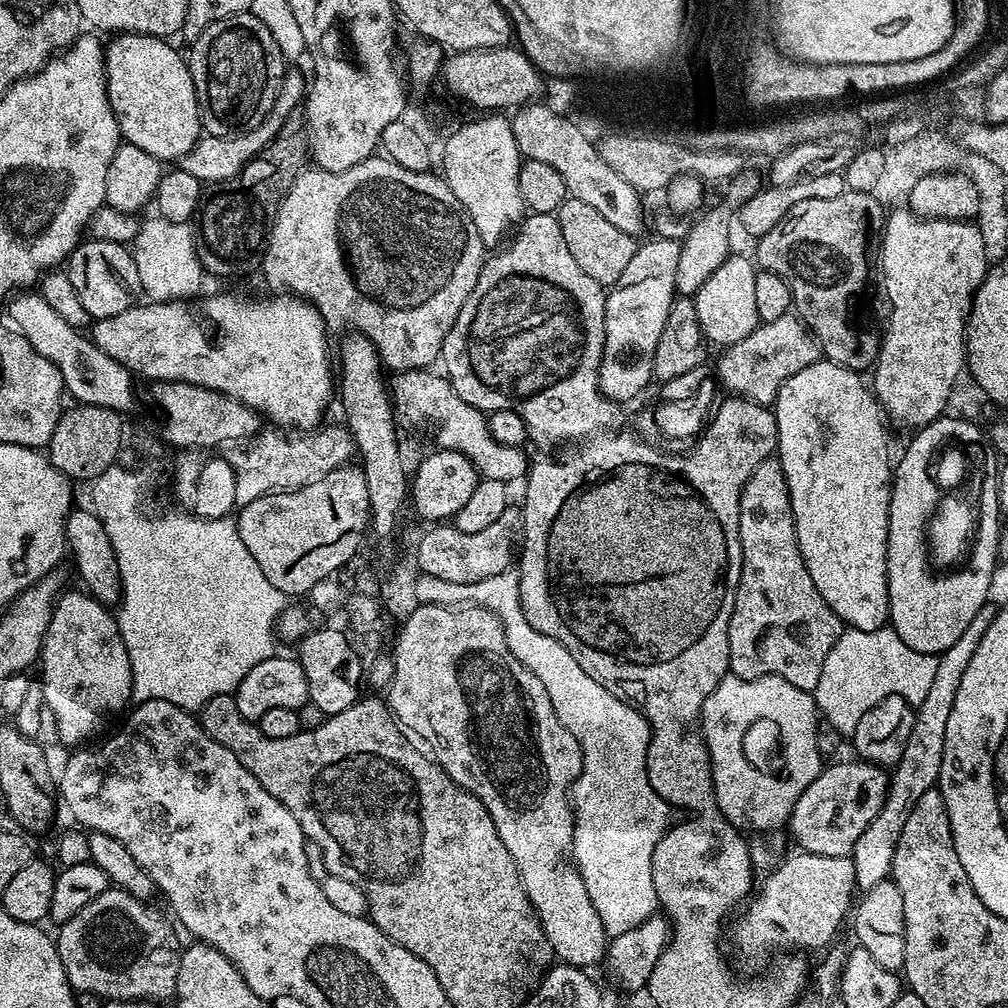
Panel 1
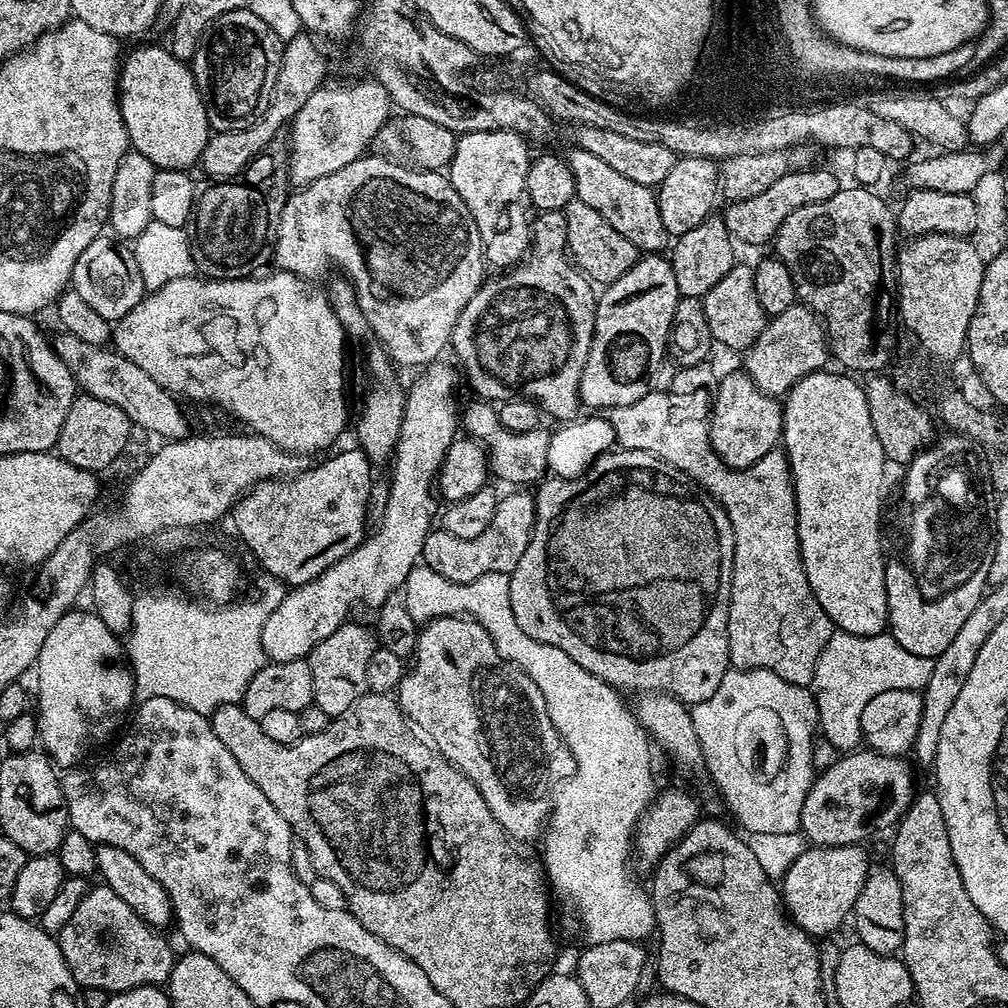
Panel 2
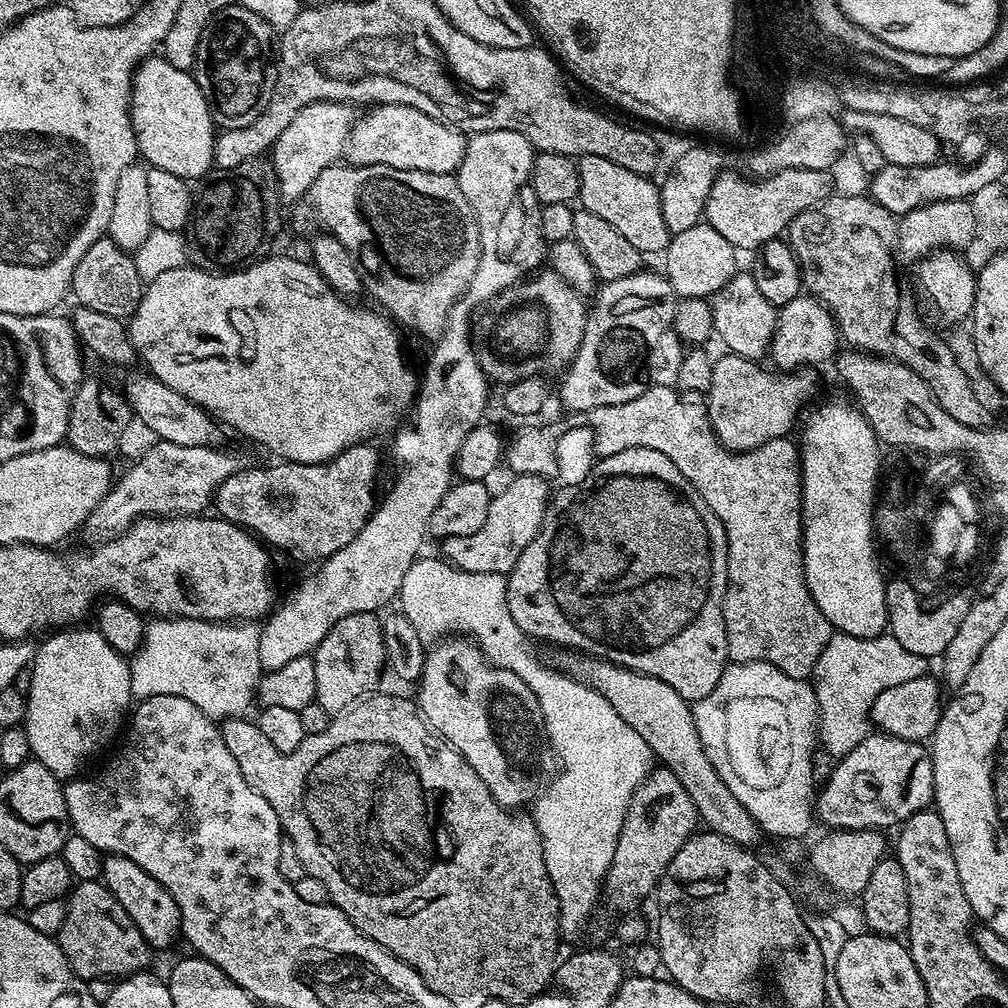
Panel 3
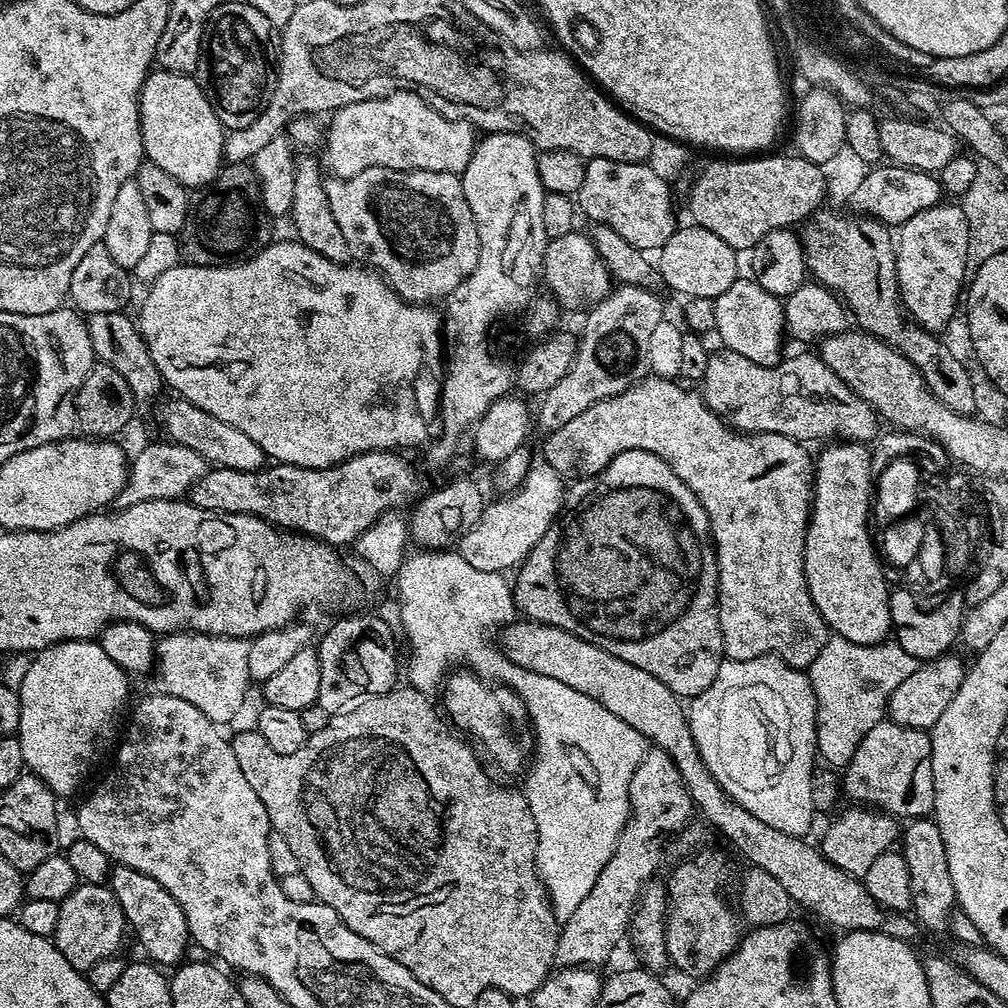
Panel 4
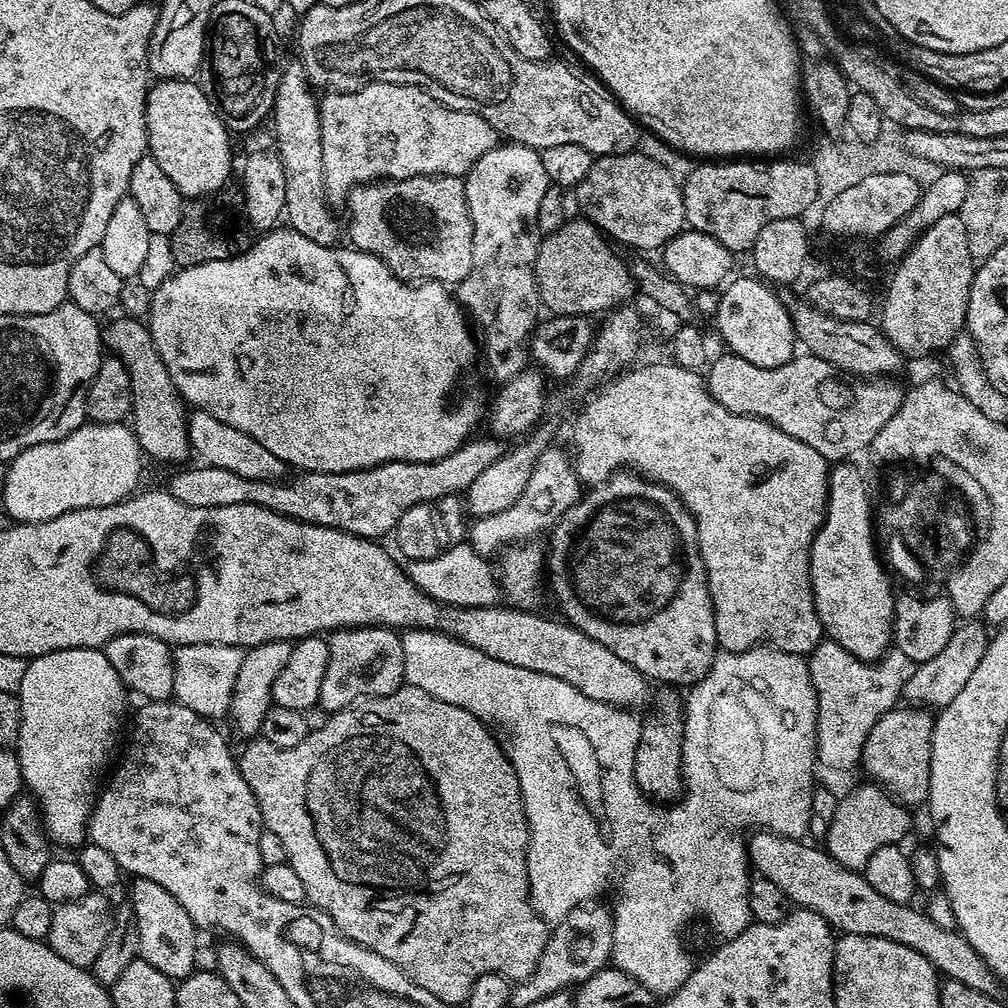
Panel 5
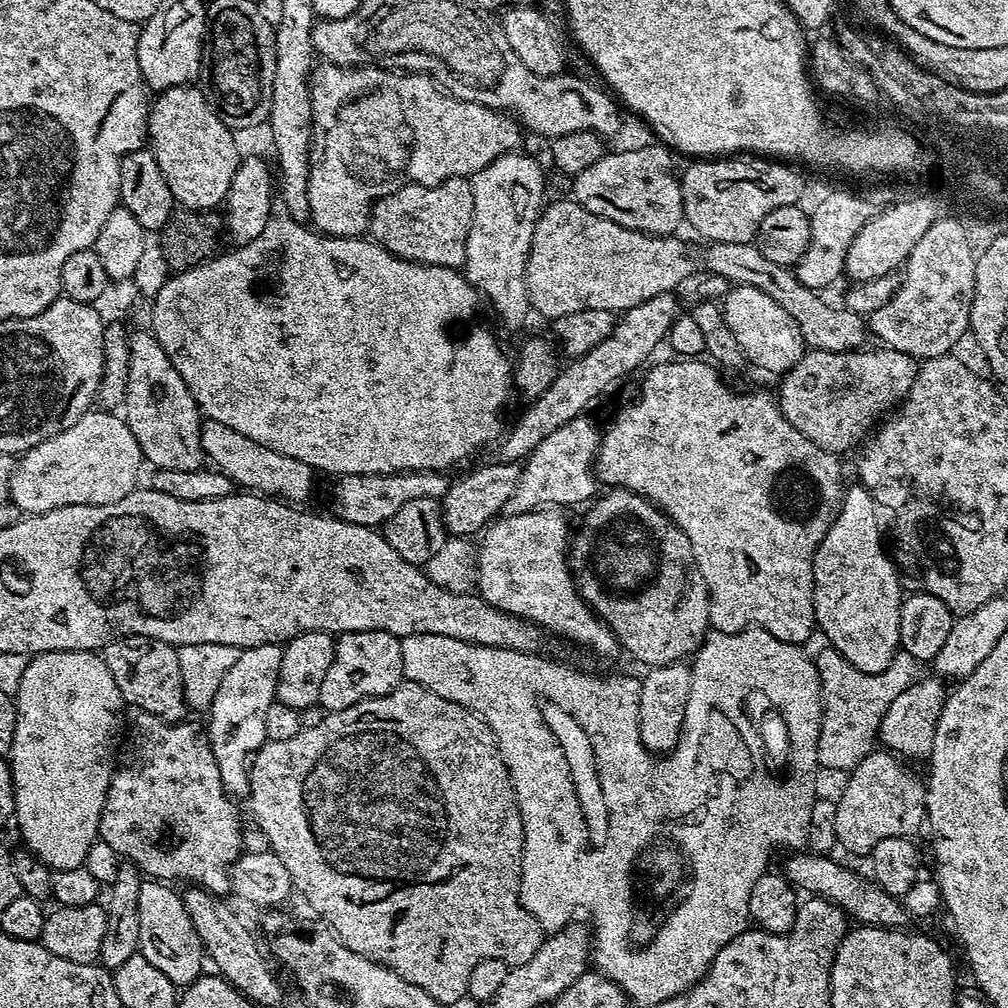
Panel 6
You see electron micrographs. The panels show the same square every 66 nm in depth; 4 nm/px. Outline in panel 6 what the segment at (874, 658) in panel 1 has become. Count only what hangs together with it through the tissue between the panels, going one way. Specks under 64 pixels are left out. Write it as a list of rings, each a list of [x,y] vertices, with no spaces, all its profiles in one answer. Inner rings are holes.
[[[824,646],[820,653],[815,653],[814,663],[820,679],[820,701],[822,702],[818,765],[821,769],[829,768],[832,772],[847,774],[858,766],[858,762],[862,762],[862,758],[869,756],[877,747],[882,718],[886,718],[886,710],[890,710],[890,702],[894,702],[894,698],[898,698],[898,694],[902,694],[902,690],[906,690],[916,683],[921,675],[922,664],[921,661],[901,650],[894,654],[894,658],[890,662],[890,666],[886,666],[886,670],[882,670],[878,674],[866,674],[862,670],[850,666],[850,662],[846,662],[846,658],[842,658],[842,654],[838,654],[836,649],[831,646]]]

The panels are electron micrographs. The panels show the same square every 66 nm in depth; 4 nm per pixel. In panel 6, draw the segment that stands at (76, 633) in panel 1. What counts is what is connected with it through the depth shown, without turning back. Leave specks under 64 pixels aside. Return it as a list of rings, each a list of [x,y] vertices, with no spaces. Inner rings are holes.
[[[40,652],[31,657],[26,666],[26,674],[22,674],[22,686],[16,691],[14,699],[16,702],[16,725],[14,726],[14,742],[10,753],[10,763],[14,774],[15,827],[20,827],[20,836],[24,839],[23,847],[32,855],[38,856],[47,868],[70,870],[71,868],[81,867],[90,846],[100,835],[102,806],[106,802],[106,794],[112,781],[114,765],[118,760],[118,749],[122,744],[122,729],[126,724],[126,716],[124,720],[124,711],[126,711],[124,699],[118,690],[118,686],[114,686],[114,674],[110,674],[110,670],[106,670],[103,655],[96,652]]]

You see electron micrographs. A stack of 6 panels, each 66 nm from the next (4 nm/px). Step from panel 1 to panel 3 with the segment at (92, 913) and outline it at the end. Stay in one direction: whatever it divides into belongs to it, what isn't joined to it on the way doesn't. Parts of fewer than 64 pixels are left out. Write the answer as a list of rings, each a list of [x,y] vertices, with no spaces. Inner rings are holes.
[[[81,880],[71,889],[66,900],[66,918],[62,922],[59,937],[62,954],[66,954],[66,962],[74,970],[79,980],[85,982],[92,979],[123,978],[134,972],[143,972],[154,956],[153,949],[148,947],[146,938],[142,938],[142,930],[134,926],[134,918],[122,910],[122,902],[110,894],[110,890],[100,880]]]

